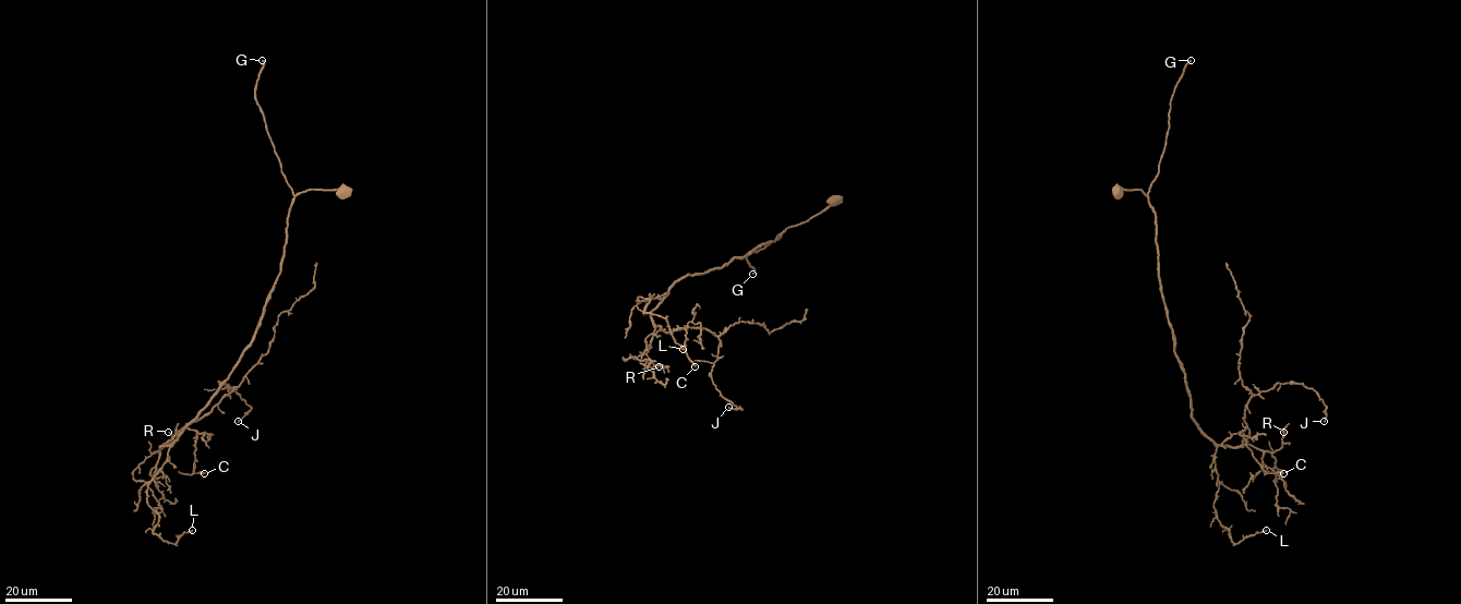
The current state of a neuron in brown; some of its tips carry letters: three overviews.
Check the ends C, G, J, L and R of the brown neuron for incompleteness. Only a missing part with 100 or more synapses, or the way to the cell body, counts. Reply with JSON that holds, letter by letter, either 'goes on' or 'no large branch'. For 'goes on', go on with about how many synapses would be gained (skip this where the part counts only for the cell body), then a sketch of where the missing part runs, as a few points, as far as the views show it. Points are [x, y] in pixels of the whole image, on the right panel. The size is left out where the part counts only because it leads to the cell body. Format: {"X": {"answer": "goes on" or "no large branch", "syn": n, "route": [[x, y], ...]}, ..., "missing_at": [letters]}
{"C": {"answer": "no large branch"}, "G": {"answer": "goes on", "syn": 170}, "J": {"answer": "no large branch"}, "L": {"answer": "no large branch"}, "R": {"answer": "no large branch"}, "missing_at": ["G"]}

